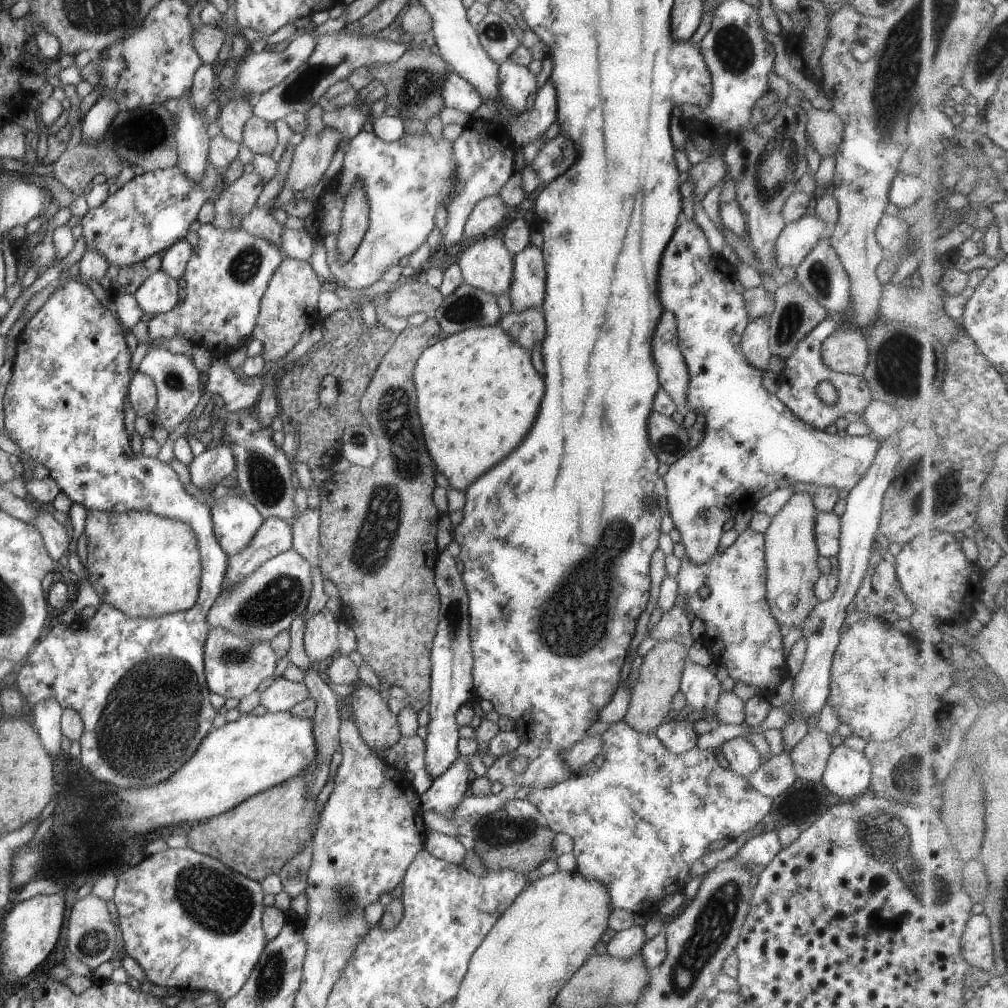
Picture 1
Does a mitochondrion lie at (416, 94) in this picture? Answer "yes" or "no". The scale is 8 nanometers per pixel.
yes

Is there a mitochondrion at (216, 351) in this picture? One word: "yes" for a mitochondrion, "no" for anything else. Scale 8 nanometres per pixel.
no

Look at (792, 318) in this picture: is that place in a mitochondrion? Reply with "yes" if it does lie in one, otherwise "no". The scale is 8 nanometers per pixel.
yes

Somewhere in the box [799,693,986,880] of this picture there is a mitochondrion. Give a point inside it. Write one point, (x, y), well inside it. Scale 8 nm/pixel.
(915, 771)

